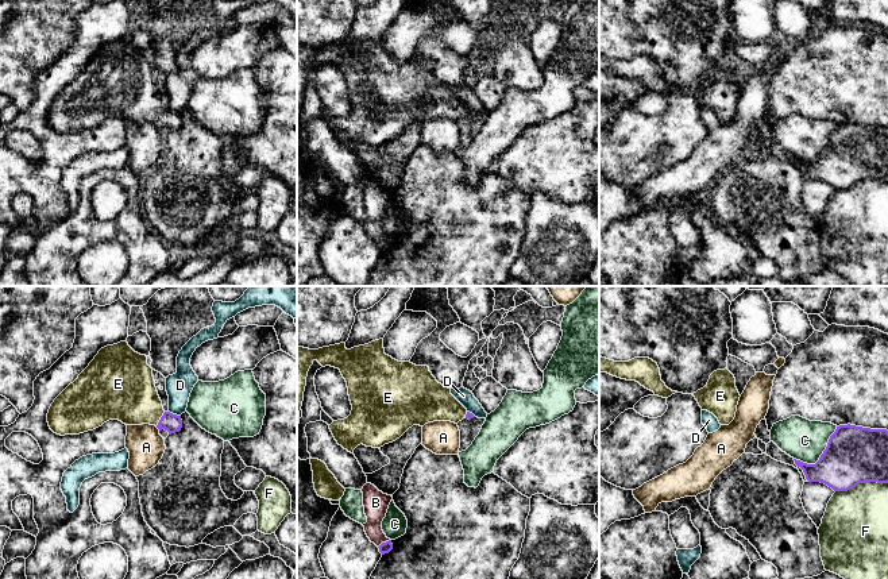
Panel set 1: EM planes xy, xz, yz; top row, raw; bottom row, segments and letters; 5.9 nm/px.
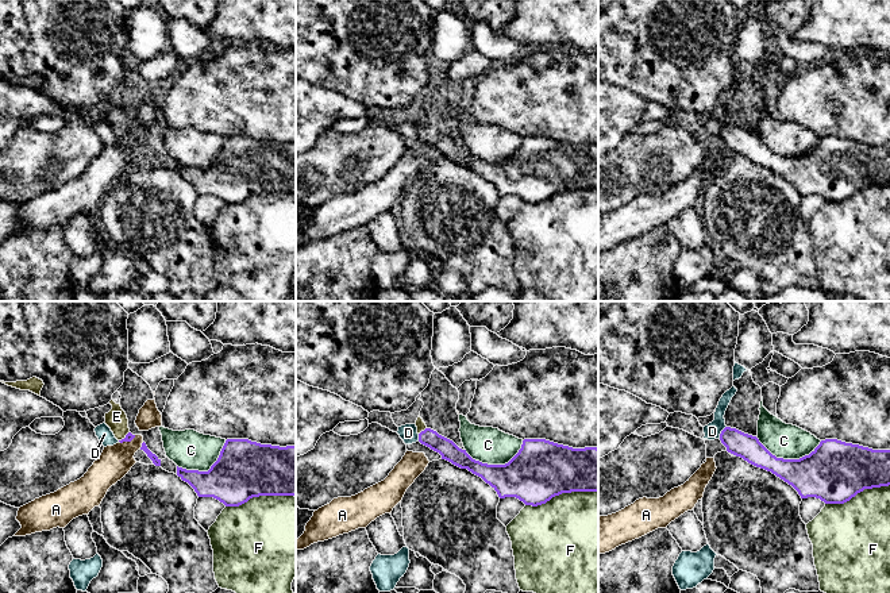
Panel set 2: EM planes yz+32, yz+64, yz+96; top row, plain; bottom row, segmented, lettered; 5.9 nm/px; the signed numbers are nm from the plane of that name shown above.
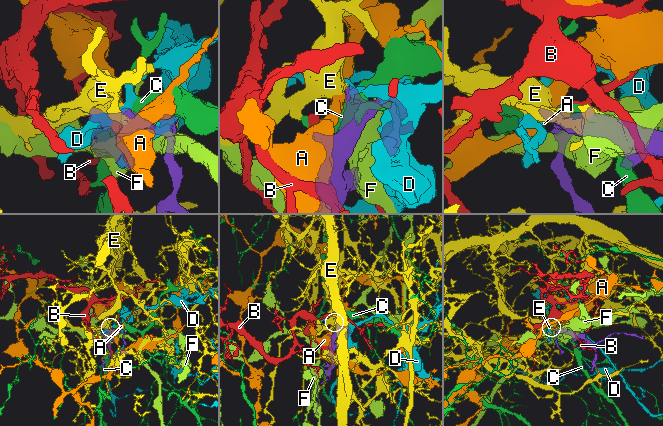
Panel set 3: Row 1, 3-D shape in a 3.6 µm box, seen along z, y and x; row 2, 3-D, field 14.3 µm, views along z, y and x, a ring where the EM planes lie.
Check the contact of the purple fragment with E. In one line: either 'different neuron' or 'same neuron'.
same neuron

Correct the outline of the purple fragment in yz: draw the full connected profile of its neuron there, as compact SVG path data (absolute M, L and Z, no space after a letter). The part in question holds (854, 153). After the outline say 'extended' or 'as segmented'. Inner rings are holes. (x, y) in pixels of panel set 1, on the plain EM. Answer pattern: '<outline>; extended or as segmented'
M850 121L839 123L815 162L794 158L803 167L808 180L825 181L834 189L848 189L865 180L888 181L888 128Z; as segmented

